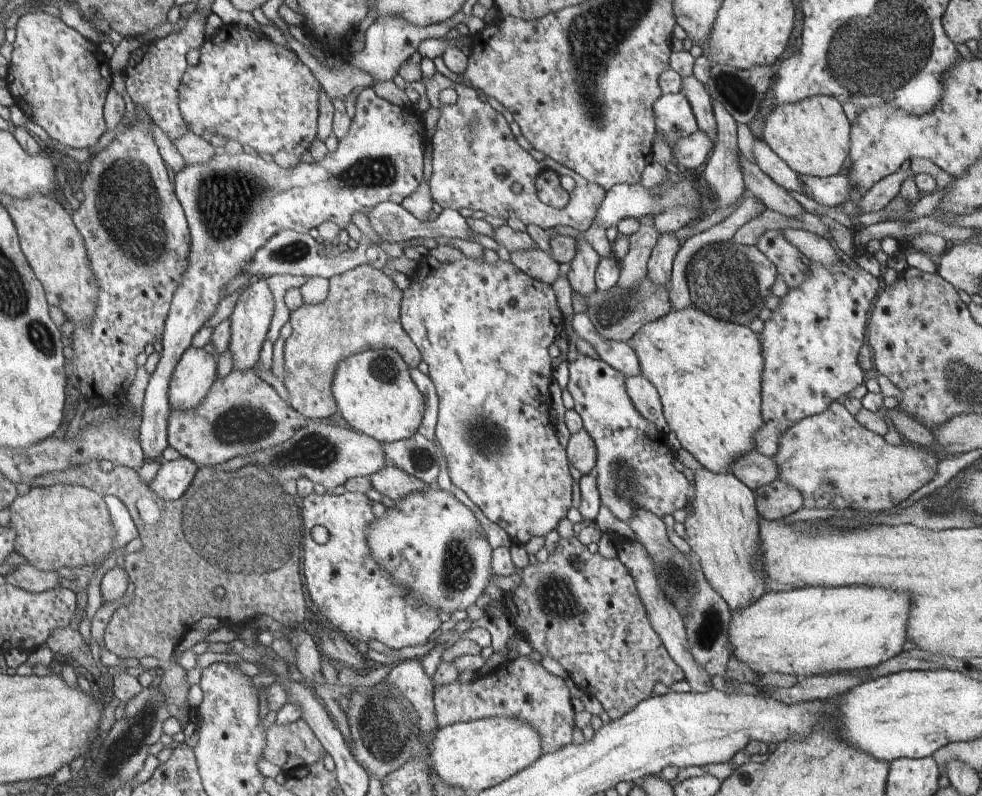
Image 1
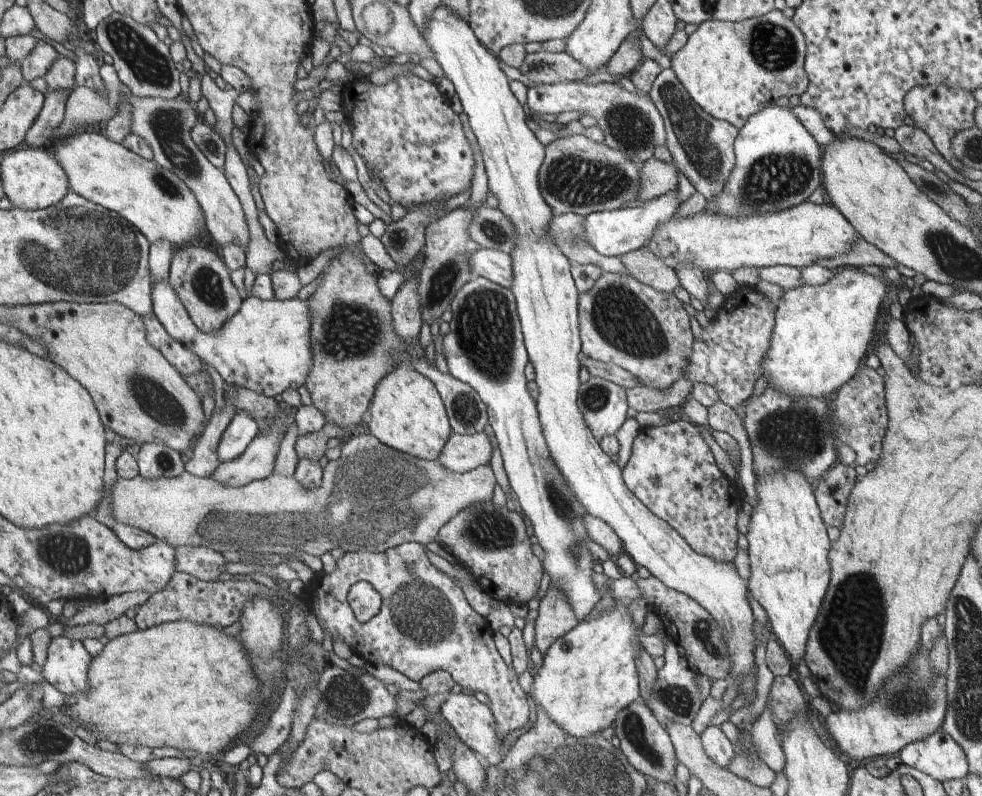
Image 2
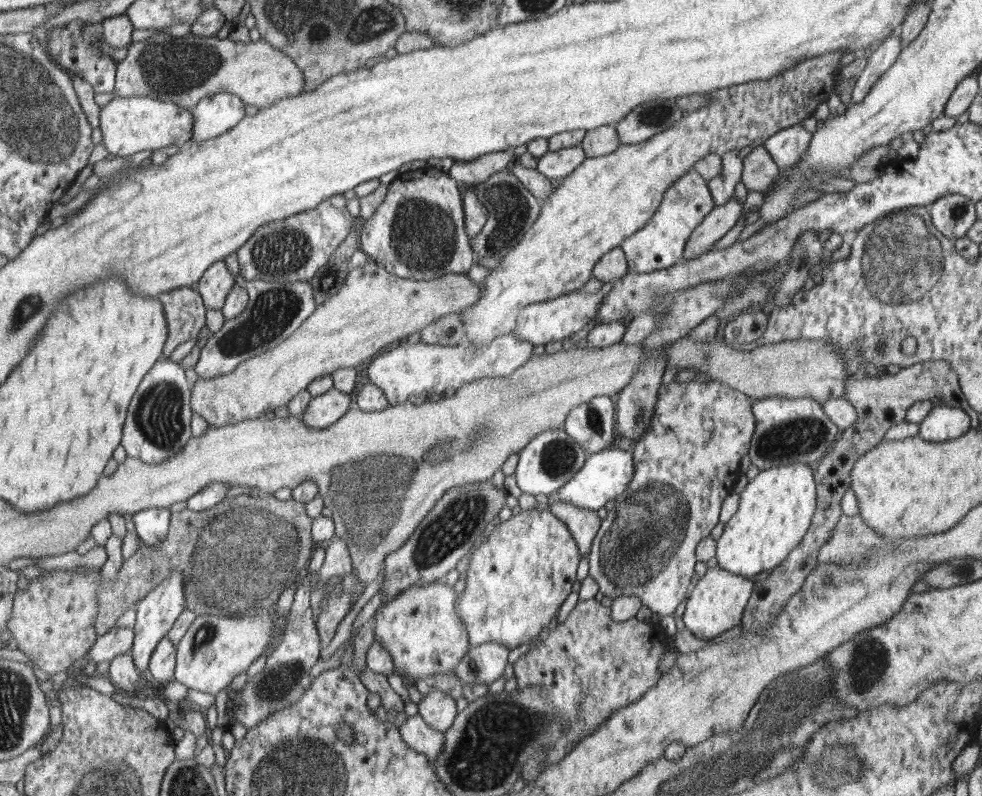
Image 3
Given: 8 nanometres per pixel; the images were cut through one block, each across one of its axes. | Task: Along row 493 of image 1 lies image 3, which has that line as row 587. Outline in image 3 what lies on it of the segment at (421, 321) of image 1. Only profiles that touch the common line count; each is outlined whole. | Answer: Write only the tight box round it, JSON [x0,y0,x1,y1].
[457,507,580,649]

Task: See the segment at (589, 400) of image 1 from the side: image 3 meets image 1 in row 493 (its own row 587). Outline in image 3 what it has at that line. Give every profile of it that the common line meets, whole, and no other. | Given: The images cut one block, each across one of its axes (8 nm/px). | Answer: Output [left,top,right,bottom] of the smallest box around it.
[589,379,756,617]

